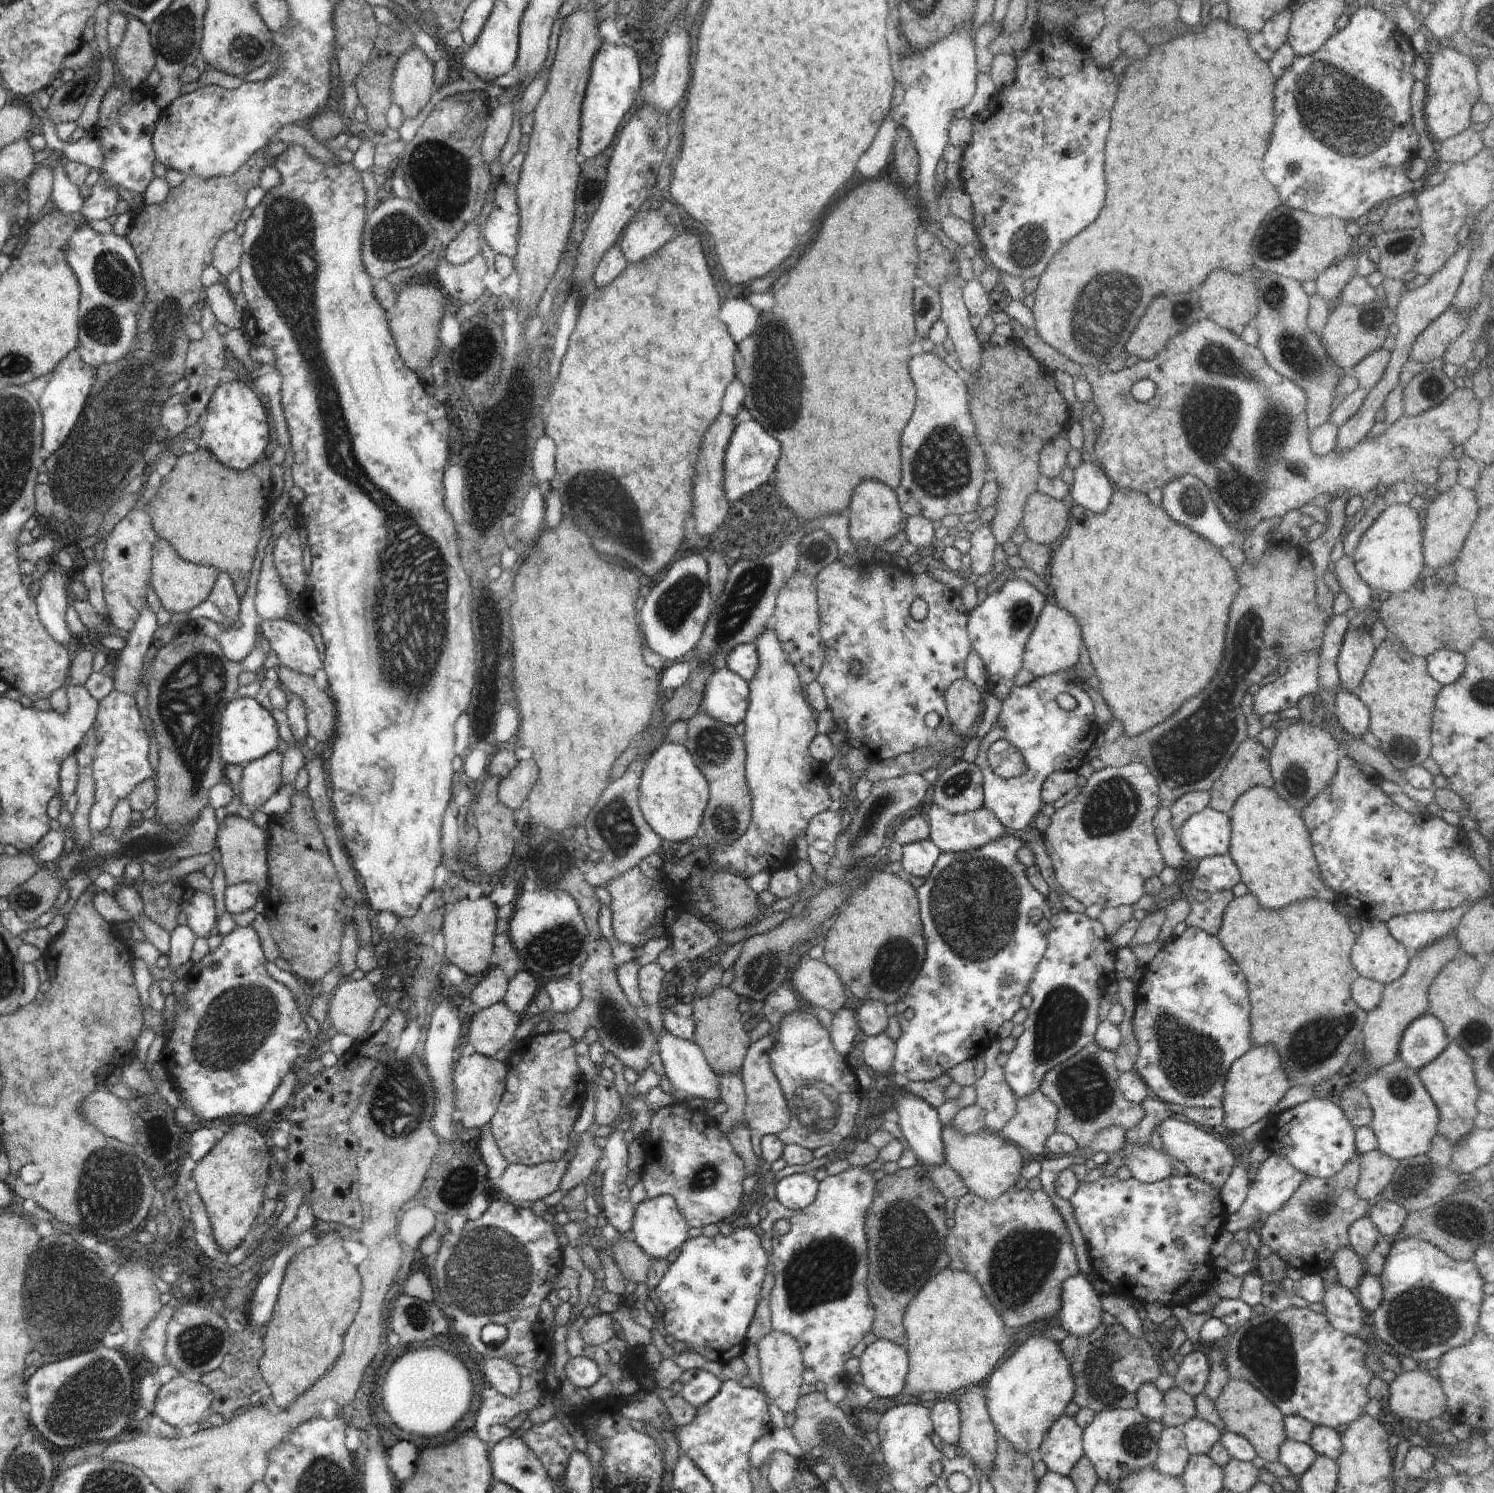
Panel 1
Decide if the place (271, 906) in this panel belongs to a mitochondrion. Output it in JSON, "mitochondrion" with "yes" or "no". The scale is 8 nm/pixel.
{"mitochondrion":"no"}

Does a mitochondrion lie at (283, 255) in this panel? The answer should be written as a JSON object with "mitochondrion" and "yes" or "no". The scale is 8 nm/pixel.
{"mitochondrion":"yes"}

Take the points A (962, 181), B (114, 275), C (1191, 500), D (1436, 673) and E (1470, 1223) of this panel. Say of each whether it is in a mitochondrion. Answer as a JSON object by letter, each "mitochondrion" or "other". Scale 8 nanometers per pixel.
{"A":"other","B":"mitochondrion","C":"mitochondrion","D":"other","E":"other"}

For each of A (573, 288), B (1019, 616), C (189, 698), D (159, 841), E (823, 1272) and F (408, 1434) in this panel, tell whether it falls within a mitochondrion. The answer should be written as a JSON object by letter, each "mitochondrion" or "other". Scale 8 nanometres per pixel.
{"A":"other","B":"mitochondrion","C":"mitochondrion","D":"mitochondrion","E":"mitochondrion","F":"other"}

